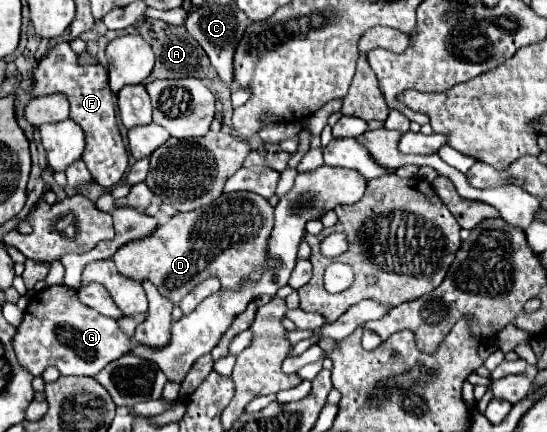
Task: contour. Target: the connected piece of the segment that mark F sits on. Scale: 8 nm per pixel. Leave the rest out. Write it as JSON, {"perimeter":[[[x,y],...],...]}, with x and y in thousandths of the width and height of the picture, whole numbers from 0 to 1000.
{"perimeter":[[[124,97],[102,102],[62,162],[62,222],[84,222],[95,213],[117,213],[128,231],[128,273],[143,282],[157,310],[154,375],[168,412],[190,435],[205,435],[234,389],[234,352],[223,315],[212,296],[212,255],[205,213],[197,199],[197,171],[183,148],[143,148],[143,130]]]}

